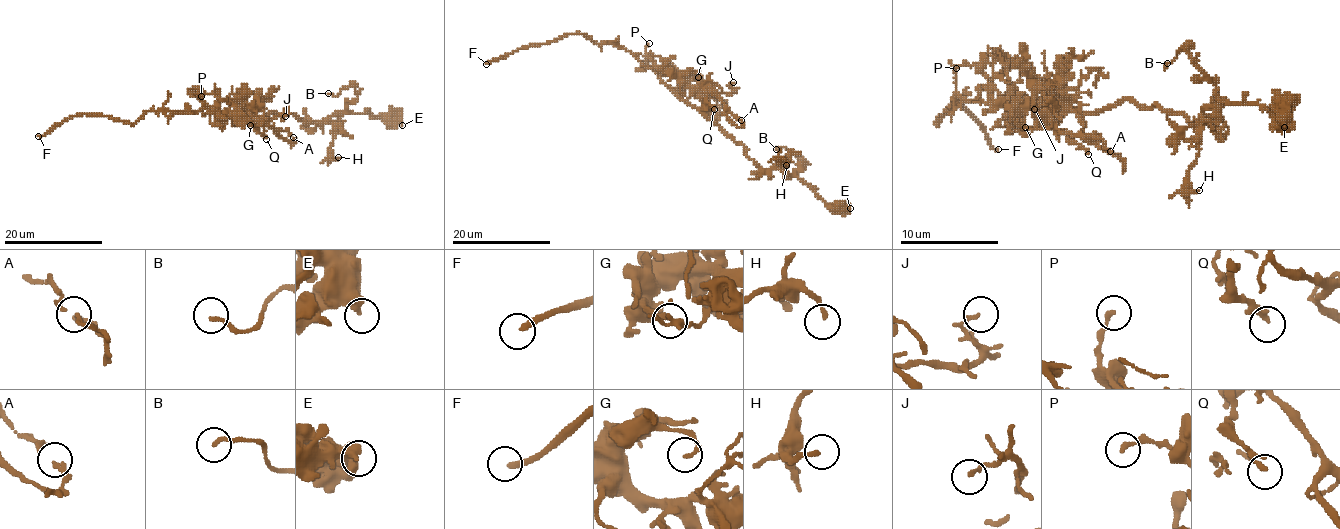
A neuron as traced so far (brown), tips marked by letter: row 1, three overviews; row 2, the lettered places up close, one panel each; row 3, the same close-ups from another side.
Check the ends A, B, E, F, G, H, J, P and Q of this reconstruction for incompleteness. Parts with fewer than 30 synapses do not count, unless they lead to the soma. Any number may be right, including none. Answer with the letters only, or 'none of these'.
F

